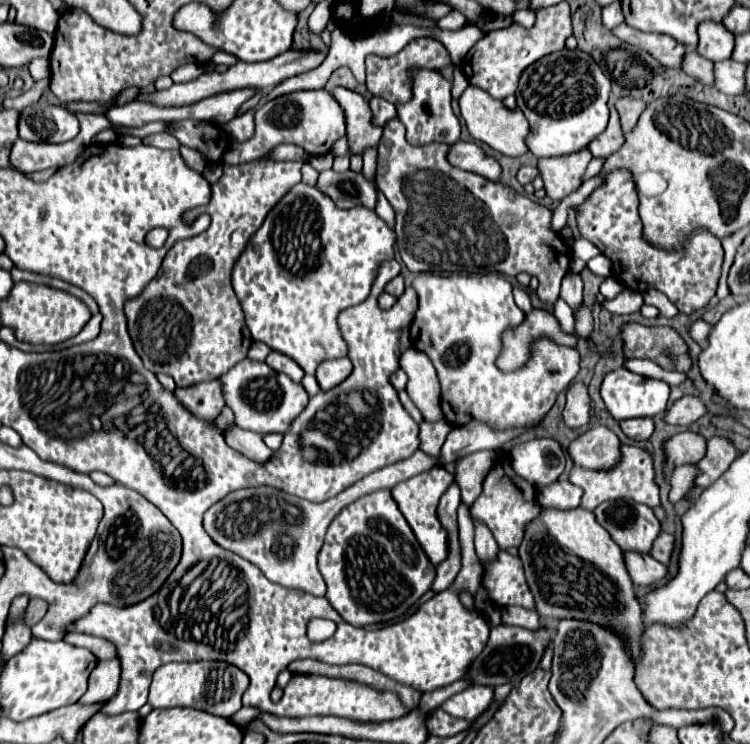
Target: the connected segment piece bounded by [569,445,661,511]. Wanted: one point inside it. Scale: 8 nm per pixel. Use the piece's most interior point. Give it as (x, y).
(632, 478)

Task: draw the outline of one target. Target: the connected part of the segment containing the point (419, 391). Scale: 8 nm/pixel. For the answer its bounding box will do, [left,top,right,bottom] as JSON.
[401,347,441,423]

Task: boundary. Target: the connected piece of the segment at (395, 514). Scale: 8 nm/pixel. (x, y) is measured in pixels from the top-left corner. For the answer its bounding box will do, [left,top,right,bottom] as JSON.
[319,491,435,627]

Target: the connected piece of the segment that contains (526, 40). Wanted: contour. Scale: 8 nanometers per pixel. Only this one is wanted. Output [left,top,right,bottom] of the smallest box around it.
[463,1,573,99]

